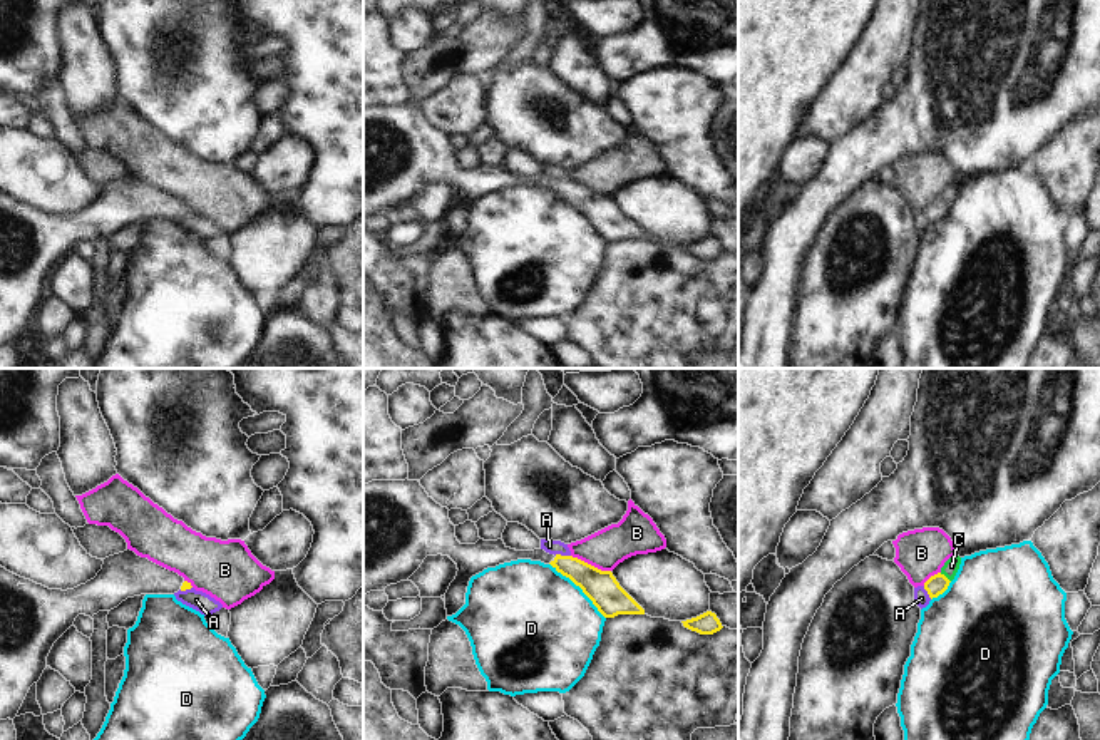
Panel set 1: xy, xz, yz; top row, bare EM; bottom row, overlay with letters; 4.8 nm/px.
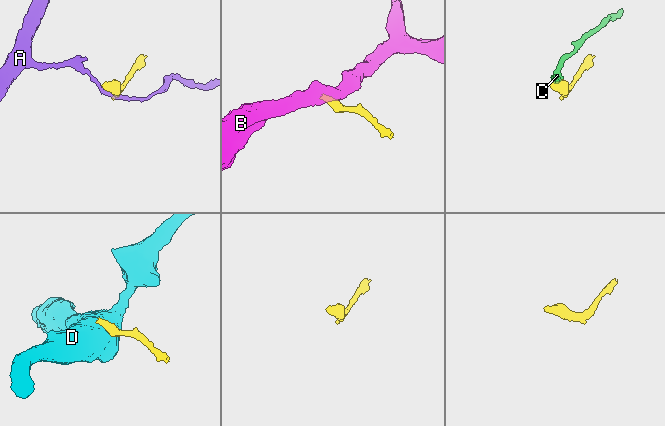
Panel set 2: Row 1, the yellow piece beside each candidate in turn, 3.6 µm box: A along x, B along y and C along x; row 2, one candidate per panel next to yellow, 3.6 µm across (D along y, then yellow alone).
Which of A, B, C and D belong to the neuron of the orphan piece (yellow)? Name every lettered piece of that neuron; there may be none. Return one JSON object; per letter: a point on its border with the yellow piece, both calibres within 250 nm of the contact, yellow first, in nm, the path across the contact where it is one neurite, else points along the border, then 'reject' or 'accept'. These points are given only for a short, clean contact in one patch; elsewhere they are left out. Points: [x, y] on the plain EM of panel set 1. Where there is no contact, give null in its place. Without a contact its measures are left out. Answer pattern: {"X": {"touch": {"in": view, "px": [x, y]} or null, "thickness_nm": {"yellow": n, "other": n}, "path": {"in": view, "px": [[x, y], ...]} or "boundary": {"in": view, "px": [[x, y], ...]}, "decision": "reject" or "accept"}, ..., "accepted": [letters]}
{"A": {"touch": {"in": "xz", "px": [563, 181]}, "thickness_nm": {"yellow": 160, "other": 70}, "boundary": {"in": "xz", "px": [[555, 179], [570, 181]]}, "decision": "reject"}, "B": {"touch": {"in": "xz", "px": [590, 190]}, "thickness_nm": {"yellow": 160, "other": 190}, "boundary": {"in": "xz", "px": [[571, 179], [610, 196]]}, "decision": "reject"}, "C": {"touch": {"in": "yz", "px": [945, 201]}, "thickness_nm": {"yellow": 100, "other": 70}, "boundary": {"in": "yz", "px": [[940, 198], [950, 206]]}, "decision": "reject"}, "D": {"touch": {"in": "xz", "px": [580, 211]}, "thickness_nm": {"yellow": 160, "other": 480}, "boundary": {"in": "xz", "px": [[550, 188], [568, 201], [605, 243]]}, "decision": "reject"}, "accepted": []}

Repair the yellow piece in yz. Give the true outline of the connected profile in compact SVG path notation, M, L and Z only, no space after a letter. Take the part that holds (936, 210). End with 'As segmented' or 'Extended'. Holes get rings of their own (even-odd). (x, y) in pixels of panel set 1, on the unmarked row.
M938 198L924 208L924 214L928 216L929 223L933 224L933 223L938 223L939 219L943 219L948 214L949 208L951 206L944 199Z. As segmented.

